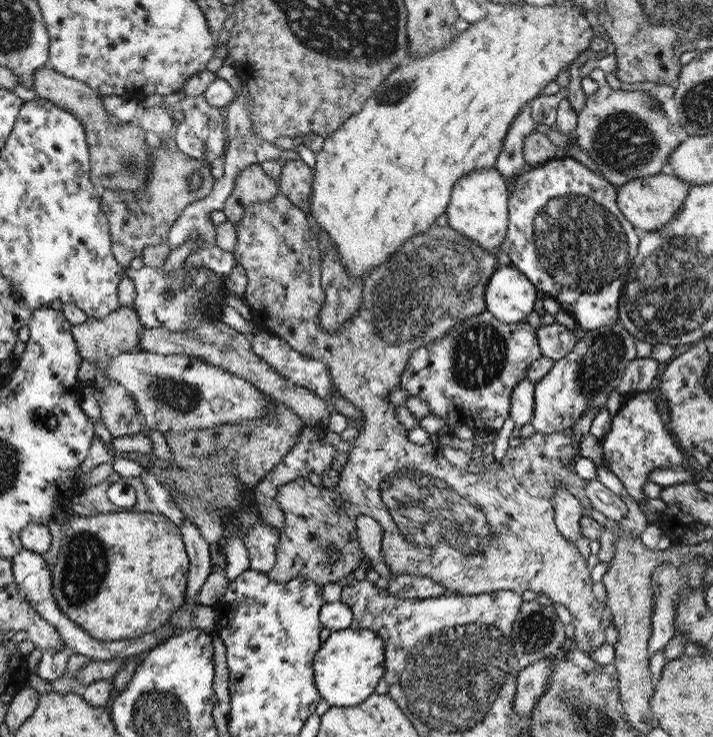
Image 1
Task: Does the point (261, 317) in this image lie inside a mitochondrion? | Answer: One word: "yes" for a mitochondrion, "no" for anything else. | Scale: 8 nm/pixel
no

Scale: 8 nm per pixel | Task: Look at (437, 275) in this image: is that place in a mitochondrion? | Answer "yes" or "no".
yes

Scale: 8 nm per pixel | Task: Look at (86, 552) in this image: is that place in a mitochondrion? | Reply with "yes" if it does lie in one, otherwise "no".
yes

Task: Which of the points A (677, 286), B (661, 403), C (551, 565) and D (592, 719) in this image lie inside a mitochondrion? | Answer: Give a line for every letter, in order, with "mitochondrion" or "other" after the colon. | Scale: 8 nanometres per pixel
A: mitochondrion
B: other
C: other
D: mitochondrion

